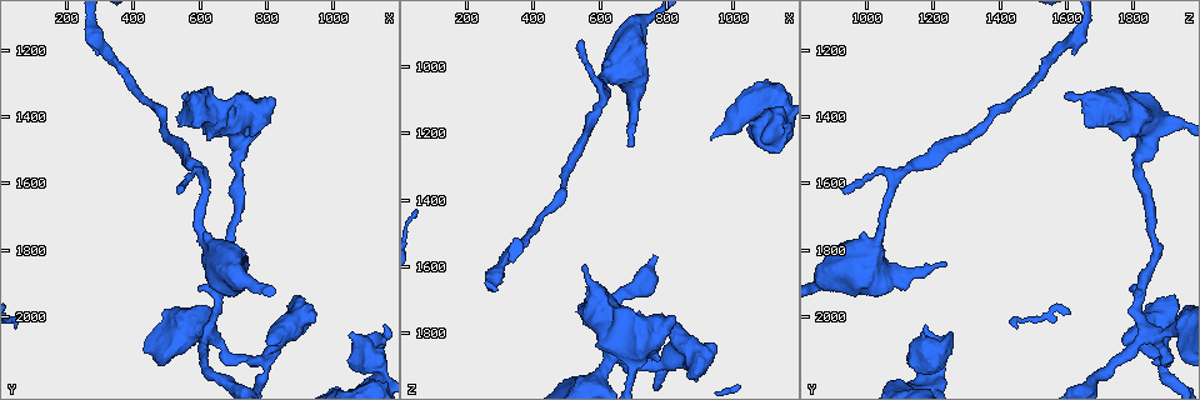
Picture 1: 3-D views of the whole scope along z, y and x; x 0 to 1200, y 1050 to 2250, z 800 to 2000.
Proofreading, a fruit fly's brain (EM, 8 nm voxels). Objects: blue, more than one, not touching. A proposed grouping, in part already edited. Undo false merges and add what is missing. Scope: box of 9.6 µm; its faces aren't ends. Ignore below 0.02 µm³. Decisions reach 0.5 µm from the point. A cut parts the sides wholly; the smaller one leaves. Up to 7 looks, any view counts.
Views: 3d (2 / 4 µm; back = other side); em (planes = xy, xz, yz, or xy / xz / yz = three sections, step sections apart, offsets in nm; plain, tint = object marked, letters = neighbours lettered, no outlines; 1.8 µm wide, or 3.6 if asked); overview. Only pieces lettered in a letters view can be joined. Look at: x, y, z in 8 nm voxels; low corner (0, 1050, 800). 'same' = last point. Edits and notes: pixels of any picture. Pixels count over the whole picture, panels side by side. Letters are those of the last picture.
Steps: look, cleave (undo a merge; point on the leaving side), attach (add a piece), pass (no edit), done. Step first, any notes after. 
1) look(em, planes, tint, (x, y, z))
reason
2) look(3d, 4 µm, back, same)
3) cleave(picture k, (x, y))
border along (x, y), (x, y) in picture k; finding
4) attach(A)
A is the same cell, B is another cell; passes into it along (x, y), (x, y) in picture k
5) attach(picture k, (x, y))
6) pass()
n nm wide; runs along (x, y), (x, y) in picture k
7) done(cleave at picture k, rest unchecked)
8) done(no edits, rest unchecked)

look(3d, 4 µm, (640, 2060, 1880))
thick turns thin

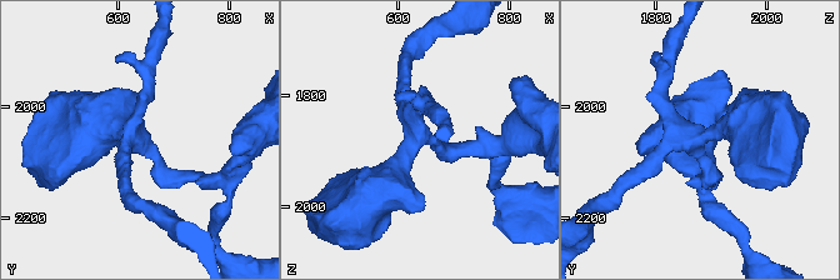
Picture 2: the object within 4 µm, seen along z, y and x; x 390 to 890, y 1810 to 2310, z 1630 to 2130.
look(em, planes, tint, (630, 2060, 1870))
4 arms; need the tissue

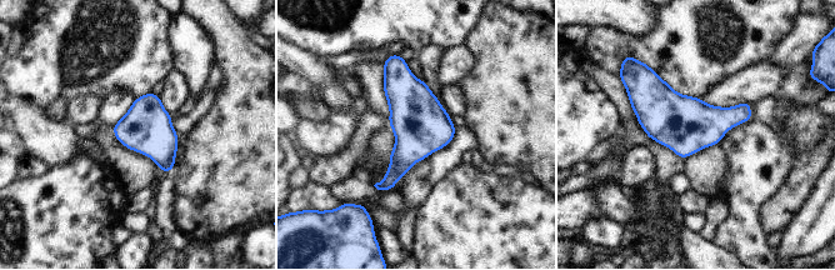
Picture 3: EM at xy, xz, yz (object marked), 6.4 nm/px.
look(em, planes, letters, same)
what lies round it

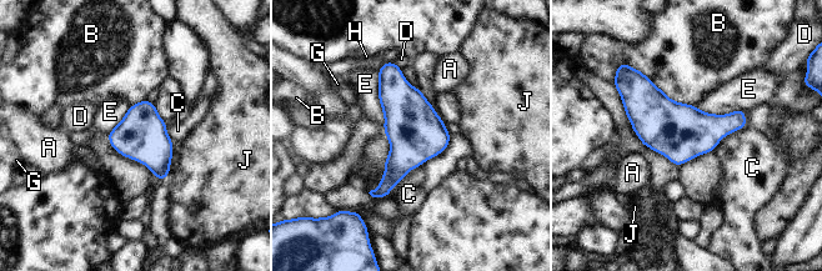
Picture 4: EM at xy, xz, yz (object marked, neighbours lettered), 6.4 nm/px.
pass()
320 nm wide; A, B, C, D, E, G, H and J are other cells; border along (377, 71), (377, 99), (384, 126) in picture 4; one neuron here

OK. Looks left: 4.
look(em, planes, plain, (690, 1850, 1230))

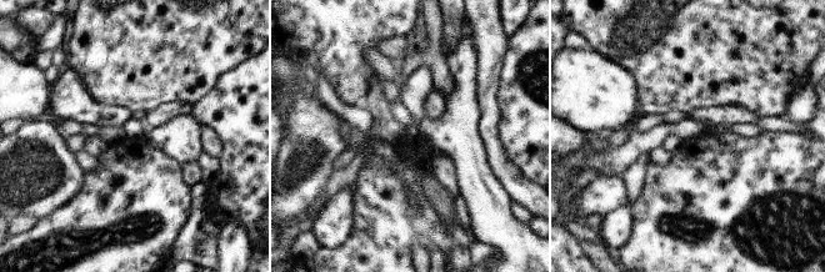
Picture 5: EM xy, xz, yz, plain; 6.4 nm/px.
look(em, planes, letters, same)
what lies round it

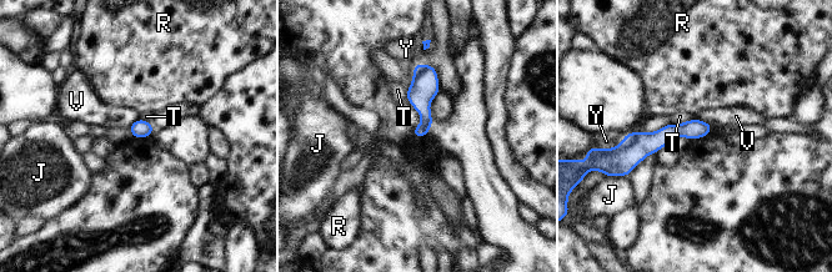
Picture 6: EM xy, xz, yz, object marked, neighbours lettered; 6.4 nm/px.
pass()
J, R, T, V and Y are other cells; border along (696, 119), (701, 119), (711, 126) in picture 6; no lettered piece goes on from it

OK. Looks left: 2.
look(em, yz, step 4, letters, (1050, 2120, 1210))
branch stops here

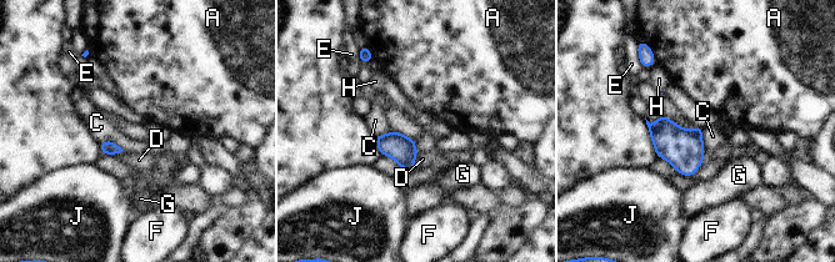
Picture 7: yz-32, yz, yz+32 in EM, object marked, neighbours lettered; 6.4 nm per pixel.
look(em, planes, letters, same)

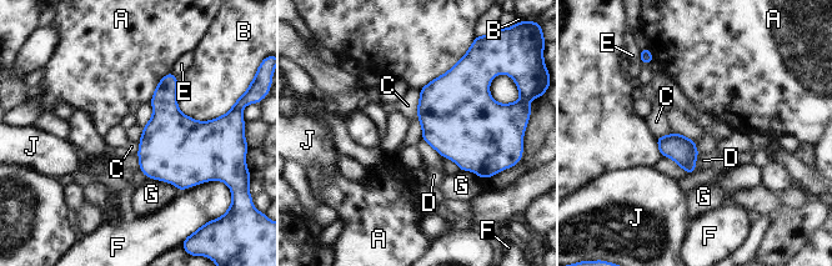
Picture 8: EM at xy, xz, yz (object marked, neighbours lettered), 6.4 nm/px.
pass()
A, B, C, D, E, F, G and J are other cells; border along (420, 89), (416, 116) in picture 8; none of them fits

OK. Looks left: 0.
done(no edits, rest unchecked)

